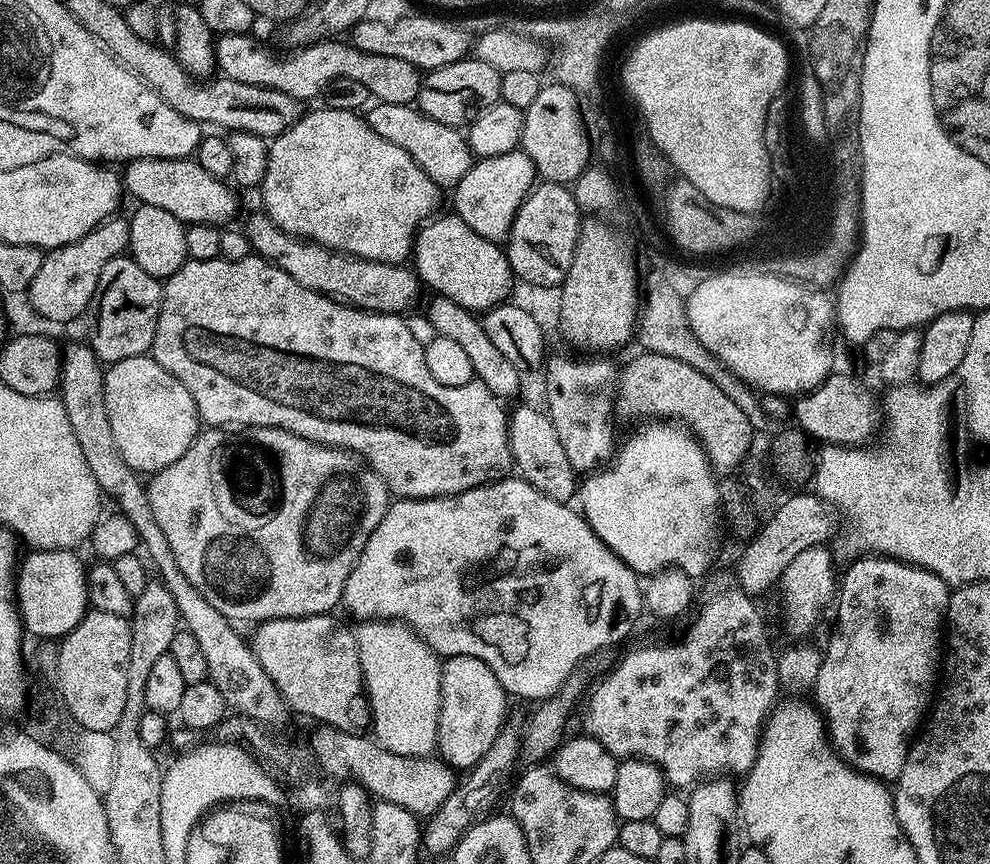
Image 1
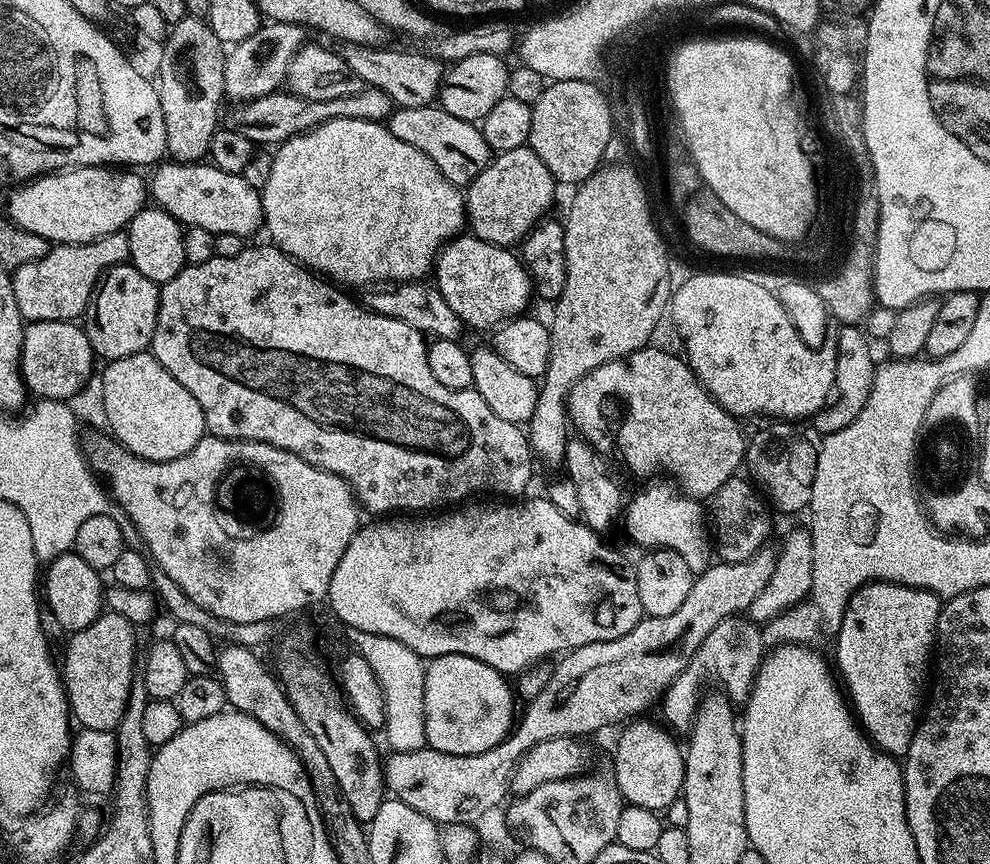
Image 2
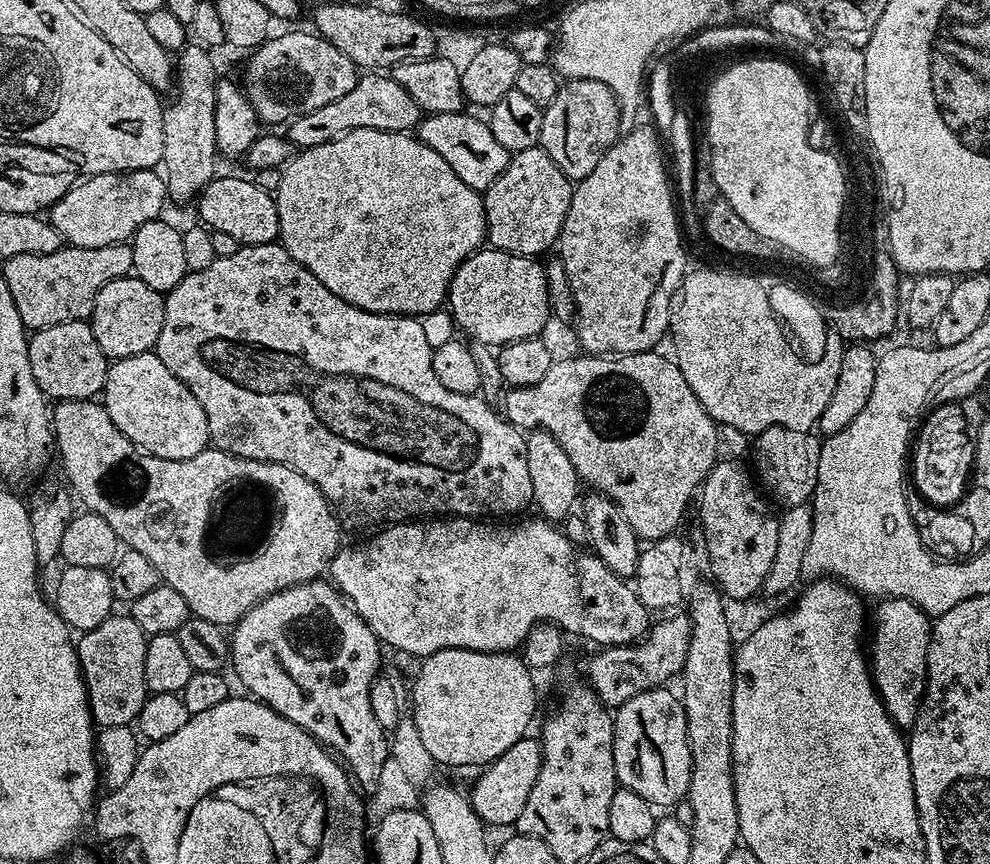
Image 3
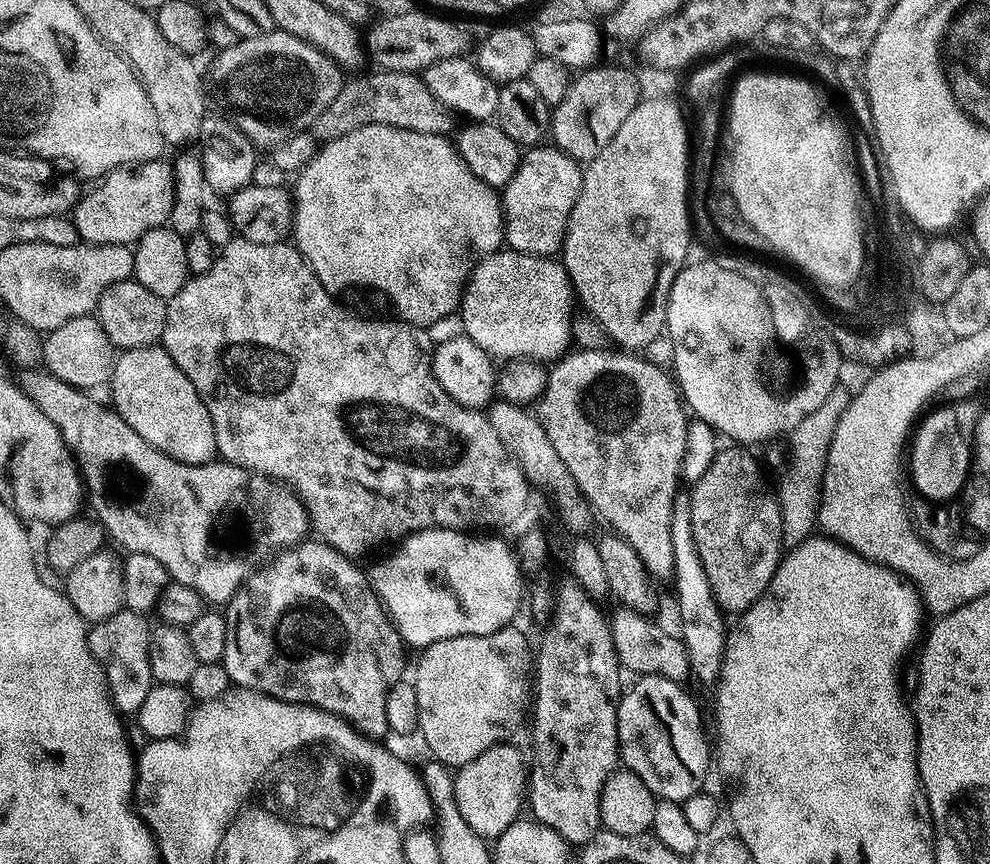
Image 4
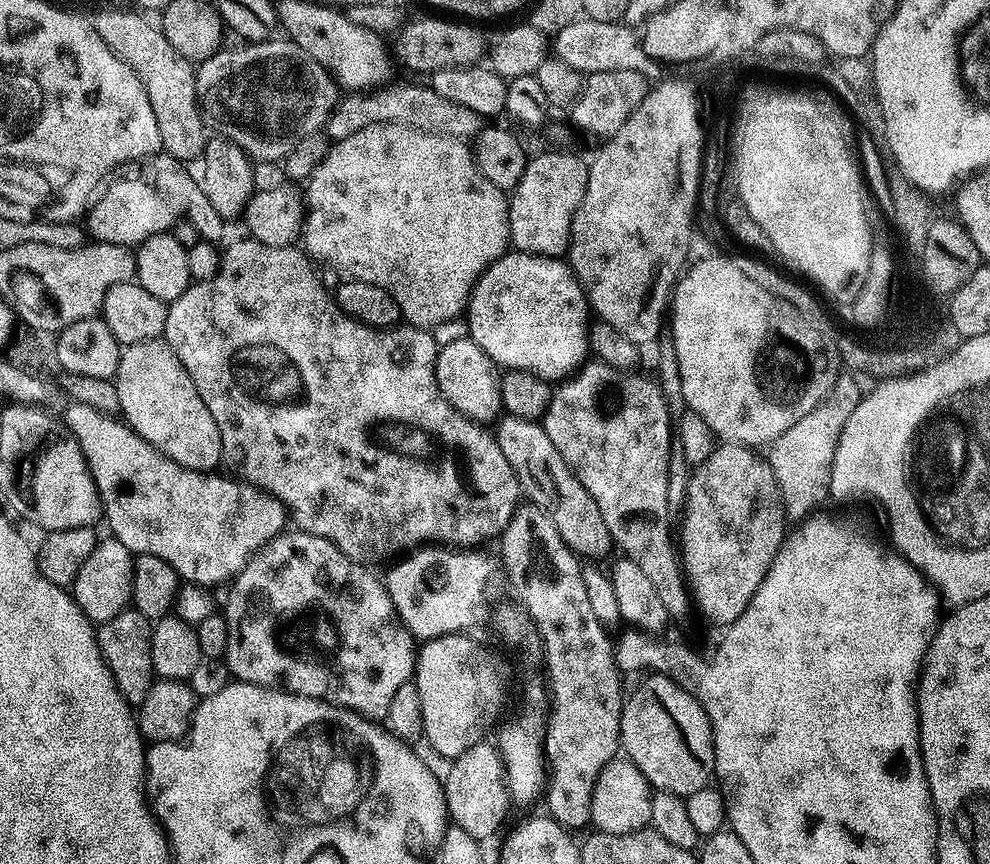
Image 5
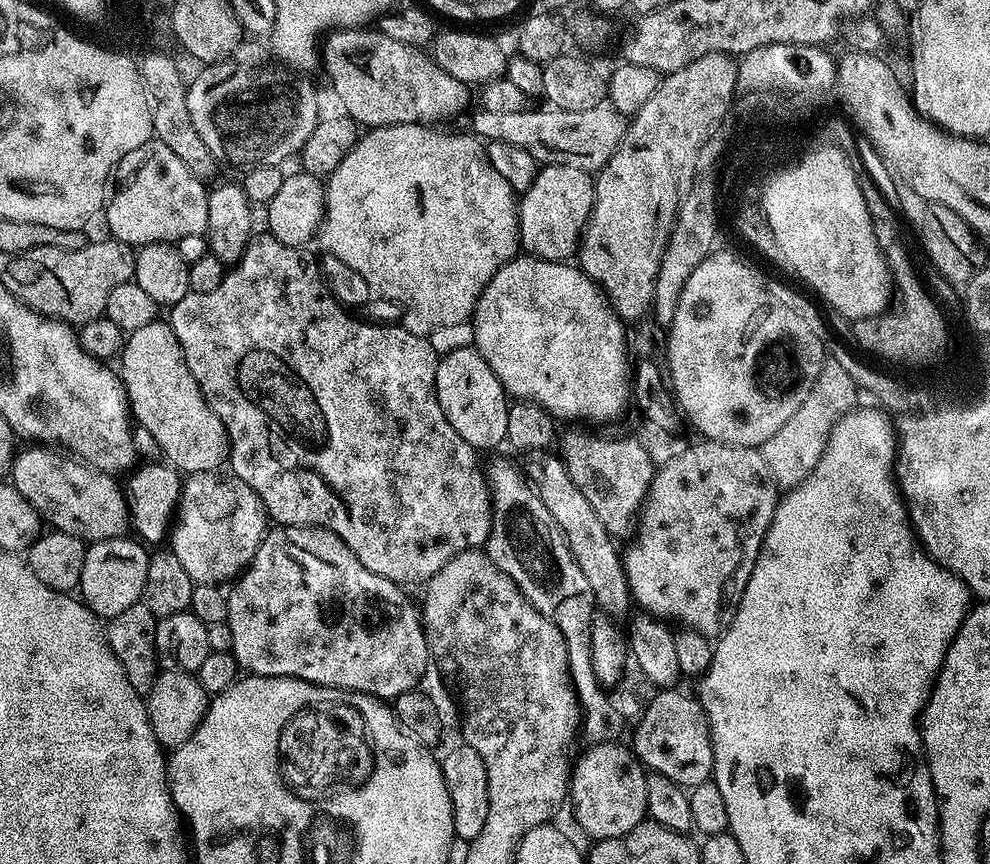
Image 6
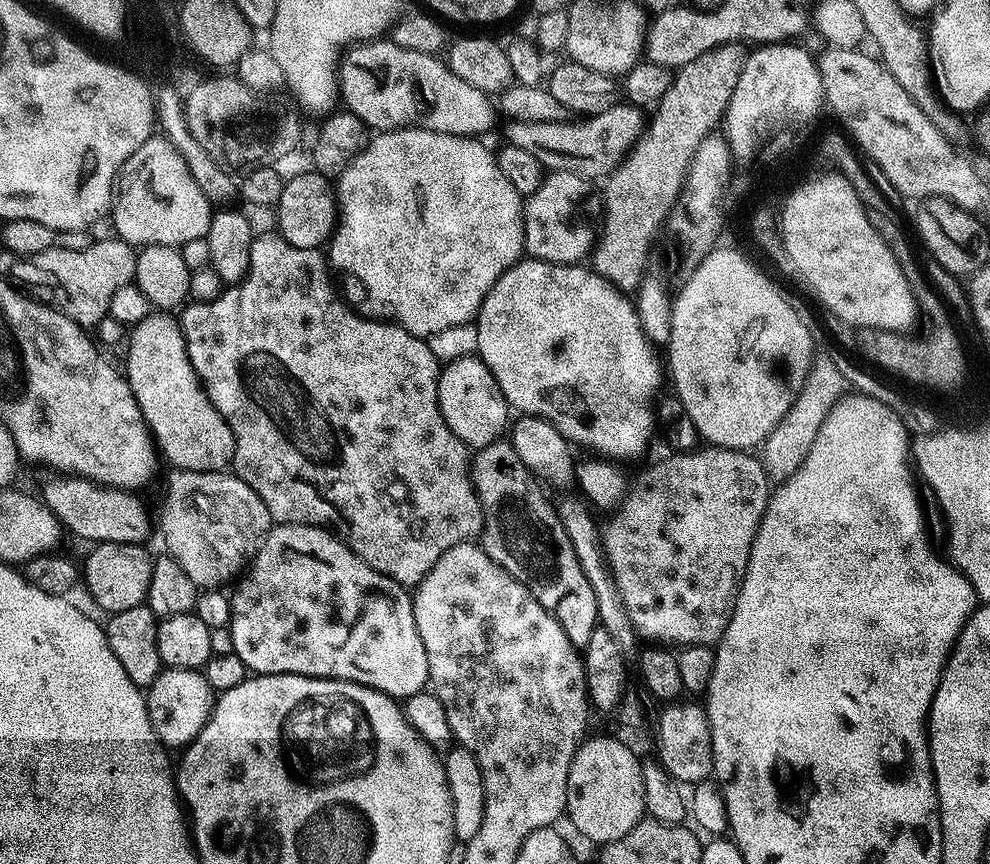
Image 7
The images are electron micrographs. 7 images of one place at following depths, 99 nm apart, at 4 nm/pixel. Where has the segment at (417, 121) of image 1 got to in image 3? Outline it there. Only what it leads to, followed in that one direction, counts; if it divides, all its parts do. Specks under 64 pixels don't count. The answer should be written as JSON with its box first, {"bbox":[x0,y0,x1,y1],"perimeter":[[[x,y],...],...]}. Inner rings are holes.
{"bbox":[418,110,510,194],"perimeter":[[[461,110],[425,115],[418,125],[418,139],[442,154],[442,158],[446,158],[449,163],[450,170],[454,170],[454,174],[458,174],[458,178],[462,178],[466,186],[483,194],[492,185],[494,178],[498,178],[498,174],[506,170],[510,153],[506,146],[502,146],[502,142],[498,142],[498,138],[494,138],[487,119],[480,117],[479,120],[466,113],[467,111]]]}

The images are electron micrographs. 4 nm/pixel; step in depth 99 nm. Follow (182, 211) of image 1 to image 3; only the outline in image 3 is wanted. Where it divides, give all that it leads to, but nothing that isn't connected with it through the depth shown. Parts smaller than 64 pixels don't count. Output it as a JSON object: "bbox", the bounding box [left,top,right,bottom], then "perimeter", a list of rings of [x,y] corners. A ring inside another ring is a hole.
{"bbox":[199,175,280,245],"perimeter":[[[217,175],[200,191],[199,204],[199,219],[215,232],[230,234],[237,245],[271,244],[280,235],[276,197],[256,185],[255,179],[243,180],[240,176]]]}

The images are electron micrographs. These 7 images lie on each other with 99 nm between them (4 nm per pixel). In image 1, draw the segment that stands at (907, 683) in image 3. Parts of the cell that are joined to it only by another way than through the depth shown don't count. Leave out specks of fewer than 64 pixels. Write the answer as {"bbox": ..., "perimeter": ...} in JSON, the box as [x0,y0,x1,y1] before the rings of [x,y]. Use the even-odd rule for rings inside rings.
{"bbox":[814,555,949,782],"perimeter":[[[861,555],[845,572],[842,572],[842,579],[838,584],[838,599],[834,604],[834,612],[836,608],[836,629],[833,630],[832,637],[828,640],[828,649],[825,647],[822,652],[824,661],[818,670],[814,689],[814,695],[816,695],[814,703],[820,709],[820,715],[823,716],[826,725],[828,739],[832,741],[832,746],[836,749],[840,759],[844,760],[850,767],[856,768],[876,780],[894,782],[900,777],[902,766],[906,766],[906,754],[912,747],[913,733],[921,727],[922,721],[933,703],[934,693],[938,688],[938,673],[942,668],[942,629],[945,627],[948,615],[949,595],[949,584],[942,578],[938,578],[938,574],[920,568],[916,564],[892,560],[889,556]]]}

